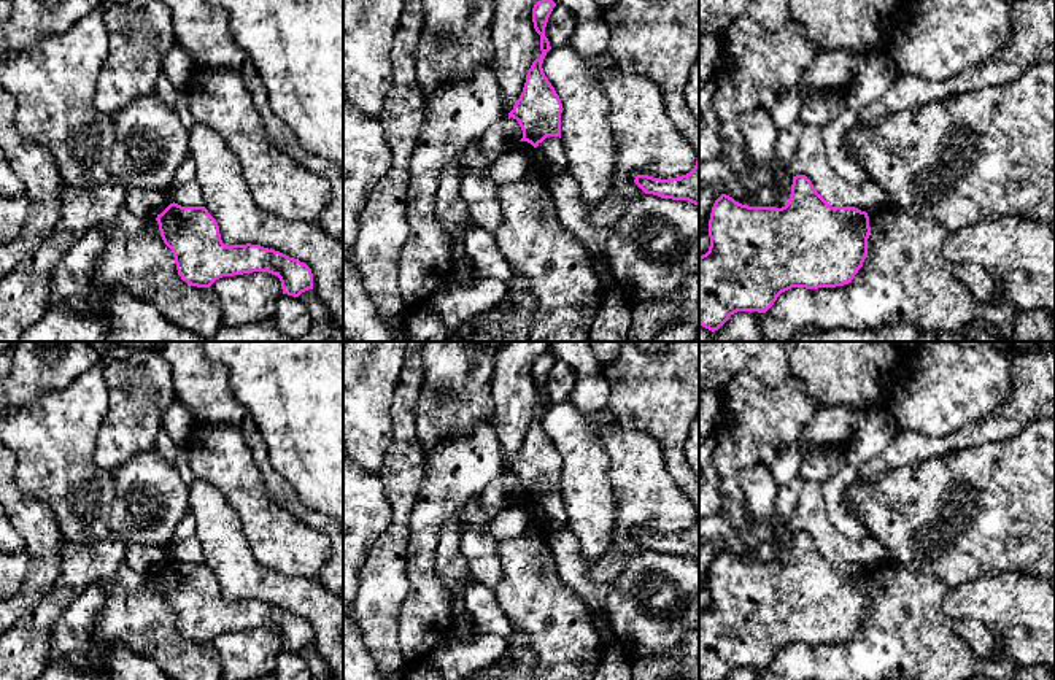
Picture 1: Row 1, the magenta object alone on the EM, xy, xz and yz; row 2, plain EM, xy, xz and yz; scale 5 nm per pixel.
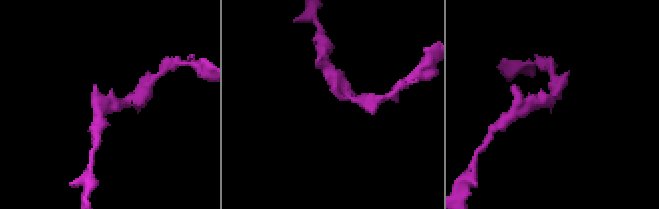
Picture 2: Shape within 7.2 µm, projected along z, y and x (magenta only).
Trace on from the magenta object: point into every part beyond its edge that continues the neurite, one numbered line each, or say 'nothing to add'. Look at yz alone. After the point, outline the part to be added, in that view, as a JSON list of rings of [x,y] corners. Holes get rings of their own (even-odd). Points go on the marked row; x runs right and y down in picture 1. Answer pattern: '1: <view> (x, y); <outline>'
nothing to add

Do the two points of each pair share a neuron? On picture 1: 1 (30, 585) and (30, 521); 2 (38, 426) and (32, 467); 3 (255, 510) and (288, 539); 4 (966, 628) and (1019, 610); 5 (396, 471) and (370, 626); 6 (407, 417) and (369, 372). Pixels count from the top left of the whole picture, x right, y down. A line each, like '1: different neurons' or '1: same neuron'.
1: same neuron
2: same neuron
3: same neuron
4: different neurons
5: same neuron
6: different neurons

